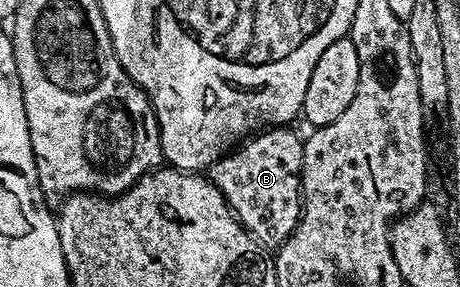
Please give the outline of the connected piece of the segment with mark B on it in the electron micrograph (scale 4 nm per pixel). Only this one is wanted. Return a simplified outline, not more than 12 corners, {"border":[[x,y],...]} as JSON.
{"border":[[303,136],[247,138],[208,169],[238,224],[277,249],[302,215]]}

